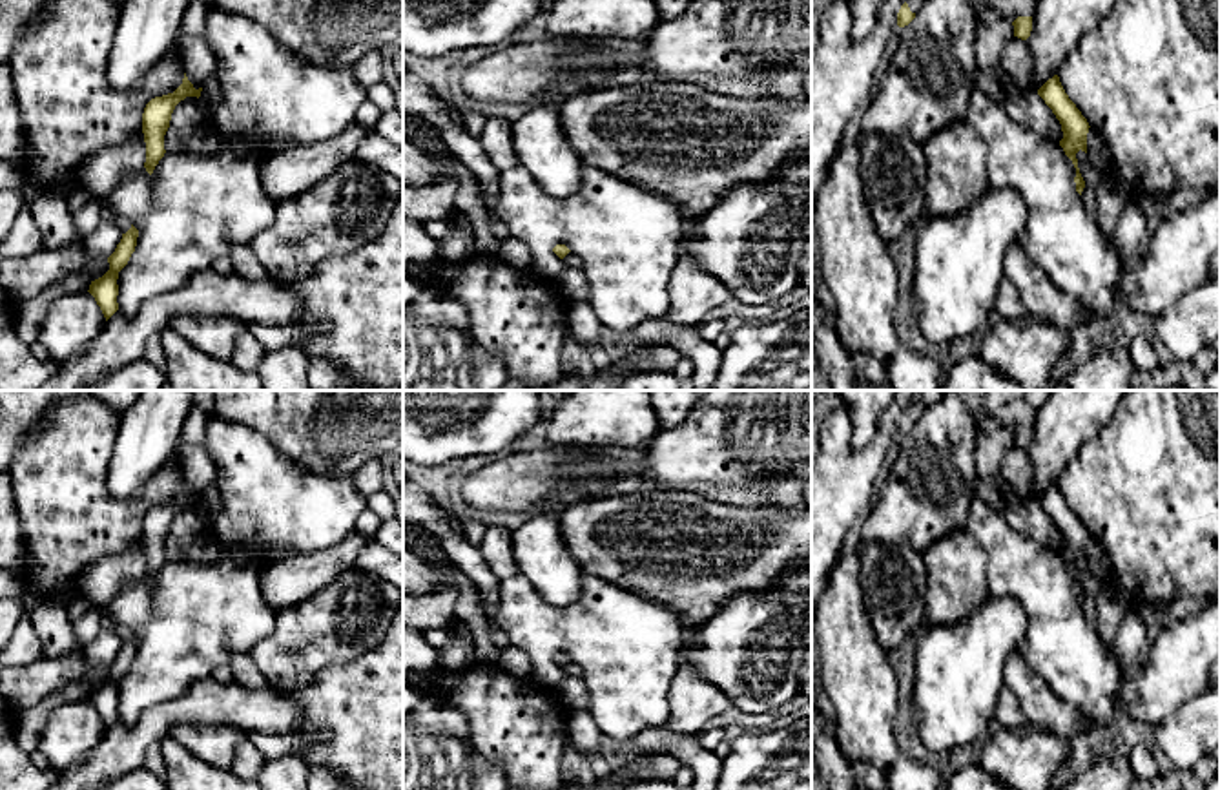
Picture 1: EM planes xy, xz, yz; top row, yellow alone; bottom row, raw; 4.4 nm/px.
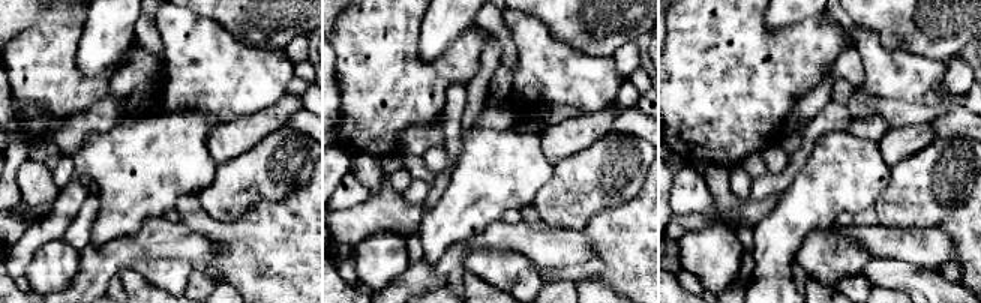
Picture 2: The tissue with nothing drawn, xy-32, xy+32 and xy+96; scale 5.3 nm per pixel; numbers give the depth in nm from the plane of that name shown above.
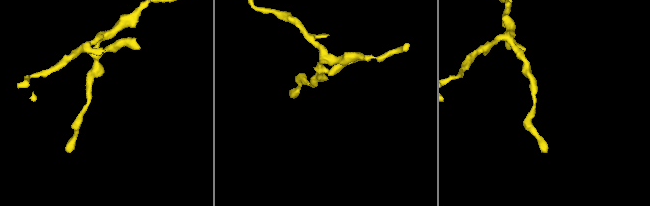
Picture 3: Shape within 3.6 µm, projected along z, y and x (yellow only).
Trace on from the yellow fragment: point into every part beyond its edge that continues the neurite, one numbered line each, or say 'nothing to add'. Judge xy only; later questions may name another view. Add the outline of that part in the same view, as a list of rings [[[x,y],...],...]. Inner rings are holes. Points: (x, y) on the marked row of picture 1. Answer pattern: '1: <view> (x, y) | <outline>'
nothing to add

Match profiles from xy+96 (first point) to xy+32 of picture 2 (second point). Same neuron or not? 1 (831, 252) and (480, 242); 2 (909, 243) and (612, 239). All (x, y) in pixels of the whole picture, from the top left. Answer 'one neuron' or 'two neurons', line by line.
1: two neurons
2: two neurons

